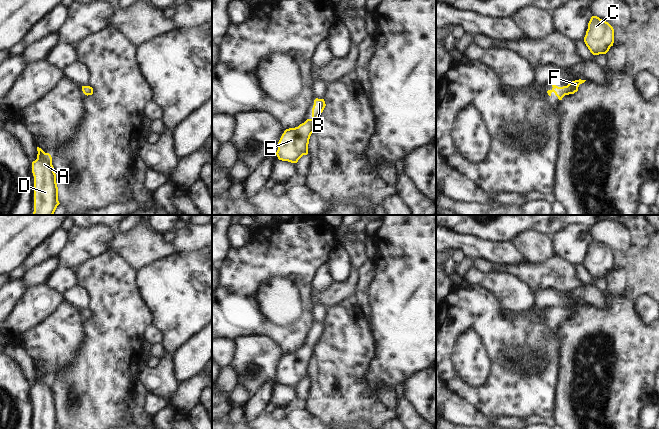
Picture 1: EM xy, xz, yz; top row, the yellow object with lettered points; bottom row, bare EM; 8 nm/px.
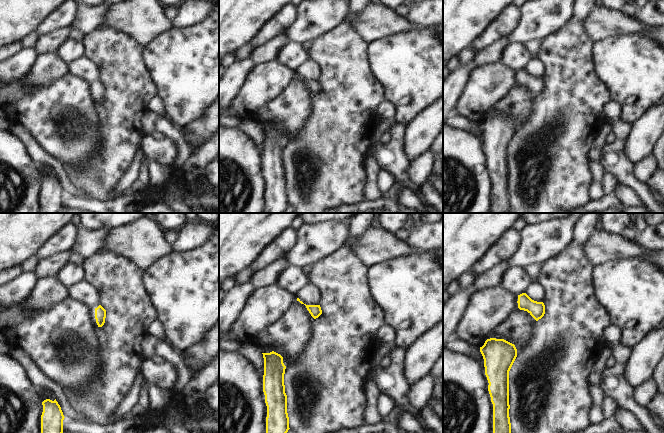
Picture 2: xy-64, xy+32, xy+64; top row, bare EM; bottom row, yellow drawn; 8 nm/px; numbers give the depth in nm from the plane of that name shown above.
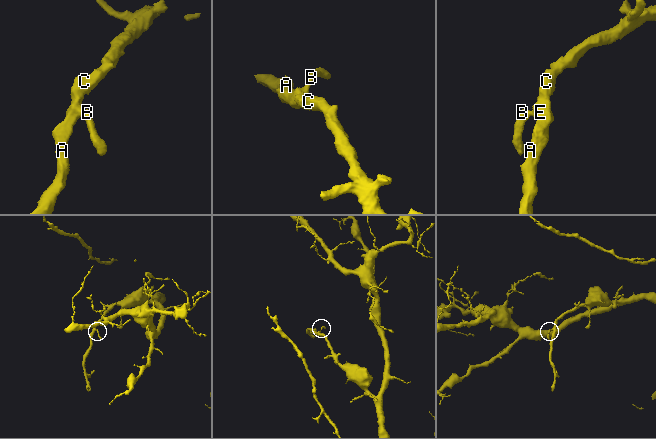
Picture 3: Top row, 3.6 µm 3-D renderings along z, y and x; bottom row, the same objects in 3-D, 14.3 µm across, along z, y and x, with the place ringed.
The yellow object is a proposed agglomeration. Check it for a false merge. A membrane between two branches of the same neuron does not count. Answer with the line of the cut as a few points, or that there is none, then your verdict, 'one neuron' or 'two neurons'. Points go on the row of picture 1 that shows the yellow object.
no cut; one neuron

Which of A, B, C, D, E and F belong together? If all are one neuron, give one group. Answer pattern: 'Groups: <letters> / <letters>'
Groups: A B C D E F.

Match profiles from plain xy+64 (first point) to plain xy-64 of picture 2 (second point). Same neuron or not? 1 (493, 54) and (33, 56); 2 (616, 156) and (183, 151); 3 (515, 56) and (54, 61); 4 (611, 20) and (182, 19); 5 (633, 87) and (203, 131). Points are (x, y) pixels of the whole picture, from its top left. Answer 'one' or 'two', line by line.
1: two
2: two
3: two
4: two
5: two

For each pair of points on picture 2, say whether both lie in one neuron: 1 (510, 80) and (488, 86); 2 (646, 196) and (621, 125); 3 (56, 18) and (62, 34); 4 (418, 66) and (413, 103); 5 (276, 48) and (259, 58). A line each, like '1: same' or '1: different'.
1: same
2: same
3: different
4: same
5: same

